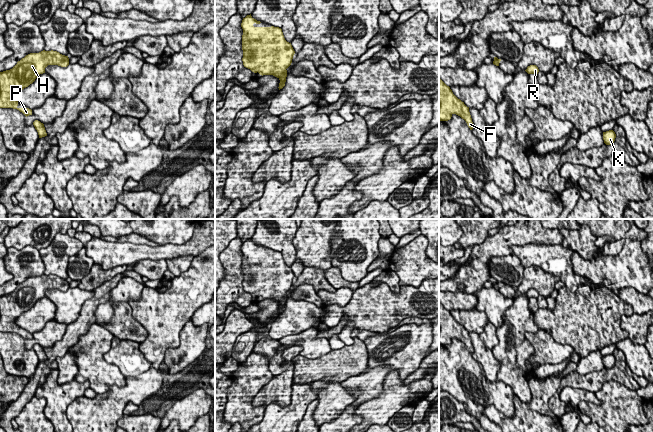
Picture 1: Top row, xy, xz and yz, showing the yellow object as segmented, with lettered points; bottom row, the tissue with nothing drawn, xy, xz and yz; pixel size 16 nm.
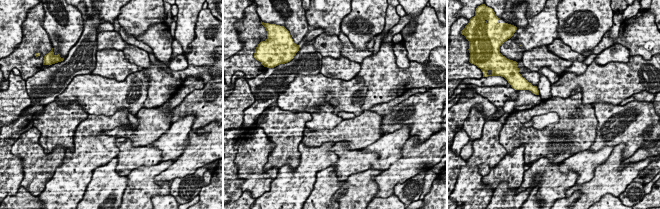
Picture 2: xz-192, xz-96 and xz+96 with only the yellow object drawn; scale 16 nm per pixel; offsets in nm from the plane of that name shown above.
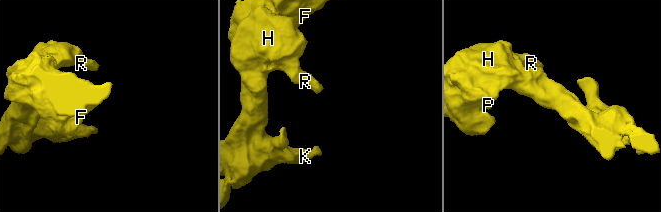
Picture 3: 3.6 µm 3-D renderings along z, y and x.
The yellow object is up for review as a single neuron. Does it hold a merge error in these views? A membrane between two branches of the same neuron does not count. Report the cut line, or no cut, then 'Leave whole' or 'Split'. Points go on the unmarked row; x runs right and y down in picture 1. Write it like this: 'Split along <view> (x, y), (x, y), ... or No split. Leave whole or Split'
No split. Leave whole

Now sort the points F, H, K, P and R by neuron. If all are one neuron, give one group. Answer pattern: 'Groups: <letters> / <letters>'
Groups: F H K P R

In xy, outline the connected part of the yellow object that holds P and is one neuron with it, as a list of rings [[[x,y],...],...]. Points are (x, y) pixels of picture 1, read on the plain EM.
[[[43,274],[26,279],[12,293],[0,296],[0,332],[17,333],[26,341],[32,339],[31,333],[17,331],[18,325],[15,321],[32,308],[40,298],[45,297],[48,289],[67,291],[69,282],[57,275]]]

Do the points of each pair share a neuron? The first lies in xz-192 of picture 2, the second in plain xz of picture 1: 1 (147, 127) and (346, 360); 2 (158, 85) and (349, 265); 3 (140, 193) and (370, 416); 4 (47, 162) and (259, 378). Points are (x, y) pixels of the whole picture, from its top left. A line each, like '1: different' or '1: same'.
1: same
2: different
3: different
4: same

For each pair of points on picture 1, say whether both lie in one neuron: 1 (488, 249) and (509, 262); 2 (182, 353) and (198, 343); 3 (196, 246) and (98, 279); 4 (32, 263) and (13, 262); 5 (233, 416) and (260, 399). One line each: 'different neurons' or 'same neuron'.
1: different neurons
2: same neuron
3: different neurons
4: same neuron
5: different neurons

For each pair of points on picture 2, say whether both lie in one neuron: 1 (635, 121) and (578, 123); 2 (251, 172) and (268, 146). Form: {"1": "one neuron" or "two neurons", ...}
{"1": "two neurons", "2": "one neuron"}

